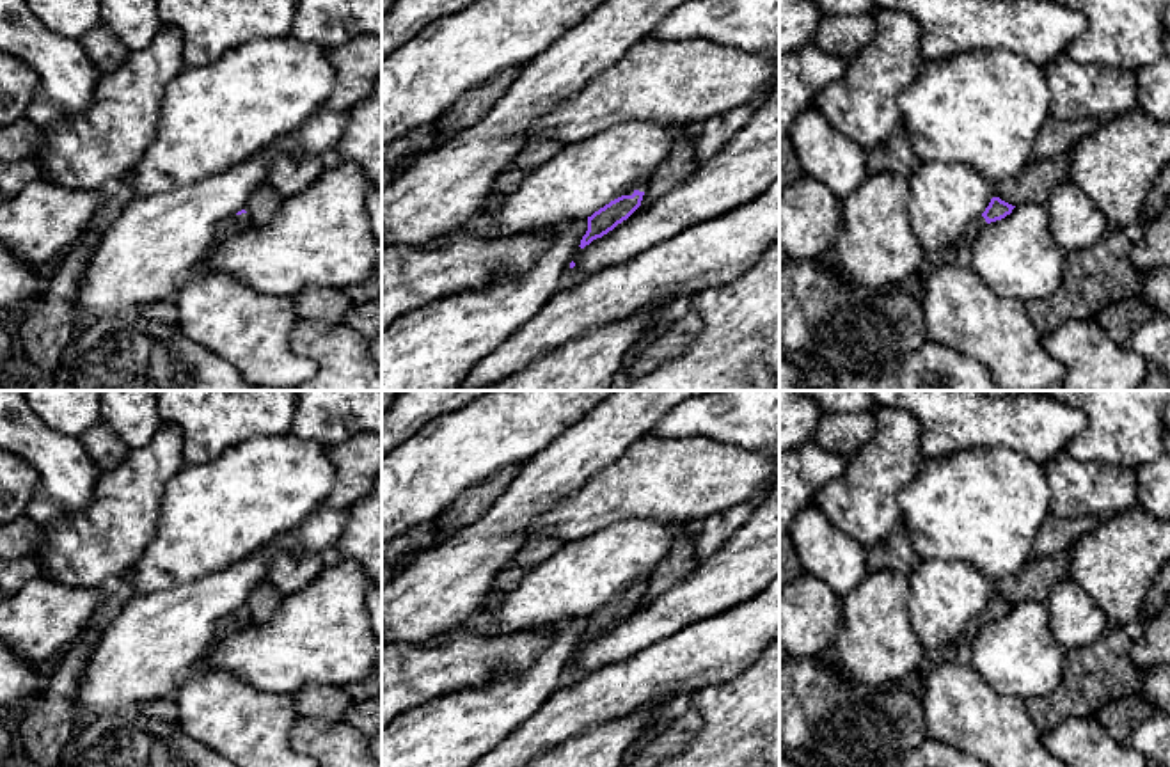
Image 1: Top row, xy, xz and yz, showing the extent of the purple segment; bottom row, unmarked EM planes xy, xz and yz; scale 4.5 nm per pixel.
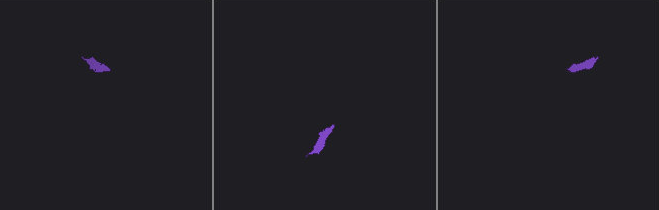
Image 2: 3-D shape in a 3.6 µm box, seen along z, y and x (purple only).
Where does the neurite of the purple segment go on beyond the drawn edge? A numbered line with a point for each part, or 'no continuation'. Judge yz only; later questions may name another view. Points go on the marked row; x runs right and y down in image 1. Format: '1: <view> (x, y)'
1: yz (977, 224)

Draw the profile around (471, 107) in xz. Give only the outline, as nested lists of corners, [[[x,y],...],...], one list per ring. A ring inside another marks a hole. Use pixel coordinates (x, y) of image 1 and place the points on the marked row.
[[[526,64],[508,67],[488,82],[467,91],[437,123],[439,142],[447,142],[455,133],[474,126],[508,92],[522,75]]]

